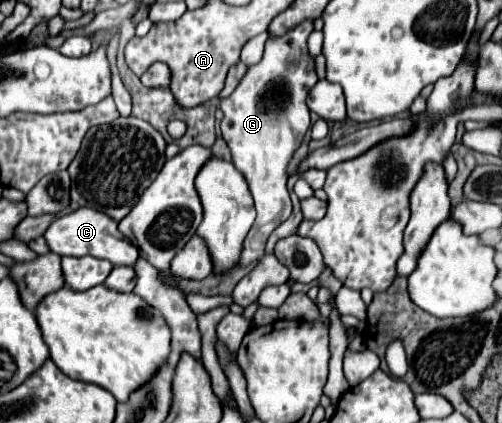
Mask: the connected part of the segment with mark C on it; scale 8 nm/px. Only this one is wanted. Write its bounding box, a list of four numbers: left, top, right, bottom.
[45,207,139,265]

